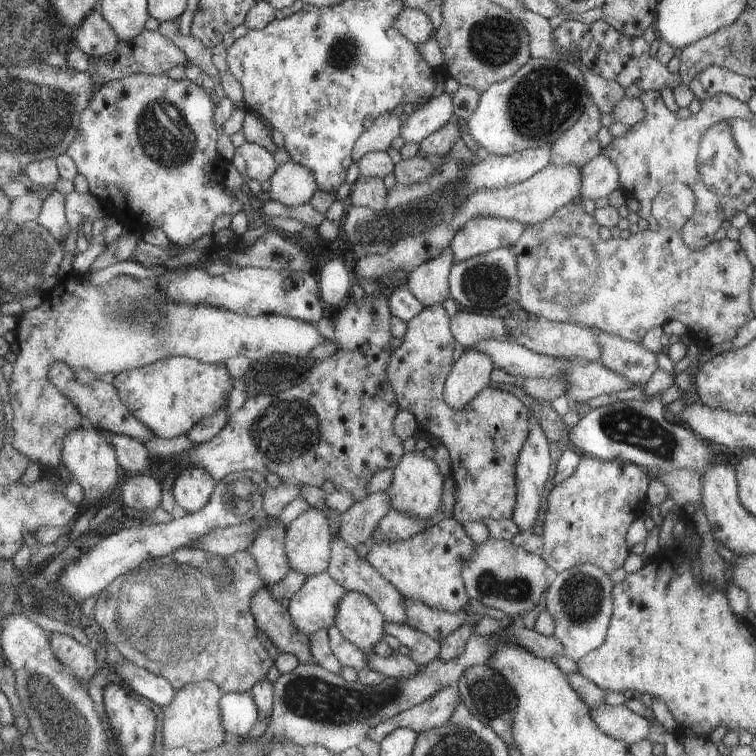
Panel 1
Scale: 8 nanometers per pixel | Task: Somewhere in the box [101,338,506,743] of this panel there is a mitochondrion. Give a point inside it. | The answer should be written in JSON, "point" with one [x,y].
{"point":[309,695]}

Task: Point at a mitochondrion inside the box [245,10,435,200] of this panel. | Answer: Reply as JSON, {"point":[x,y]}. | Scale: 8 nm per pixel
{"point":[342,54]}

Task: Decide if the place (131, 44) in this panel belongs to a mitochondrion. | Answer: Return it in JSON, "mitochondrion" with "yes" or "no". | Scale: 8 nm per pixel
{"mitochondrion":"no"}

